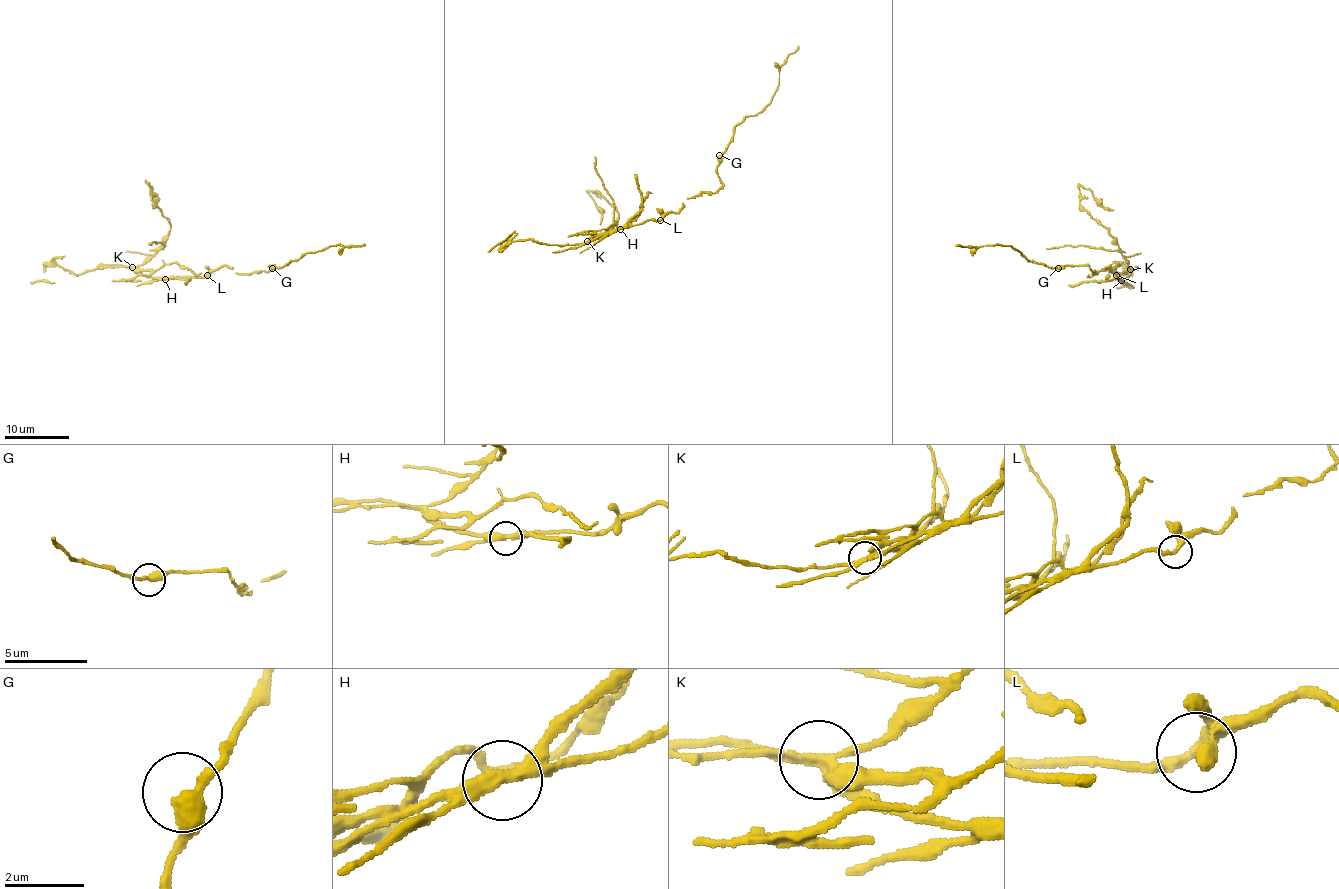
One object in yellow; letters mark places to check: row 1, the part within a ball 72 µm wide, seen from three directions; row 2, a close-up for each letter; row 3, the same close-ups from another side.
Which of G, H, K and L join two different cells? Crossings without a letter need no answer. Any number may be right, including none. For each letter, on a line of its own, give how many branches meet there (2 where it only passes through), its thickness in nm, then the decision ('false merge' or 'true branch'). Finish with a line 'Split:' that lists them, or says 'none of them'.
G: 2 branches meet; 380 nm thick; true branch
H: 2 branches meet; 380 nm thick; false merge
K: 4 branches meet; 260 nm thick; false merge
L: 2 branches meet; 280 nm thick; true branch
Split: H, K

